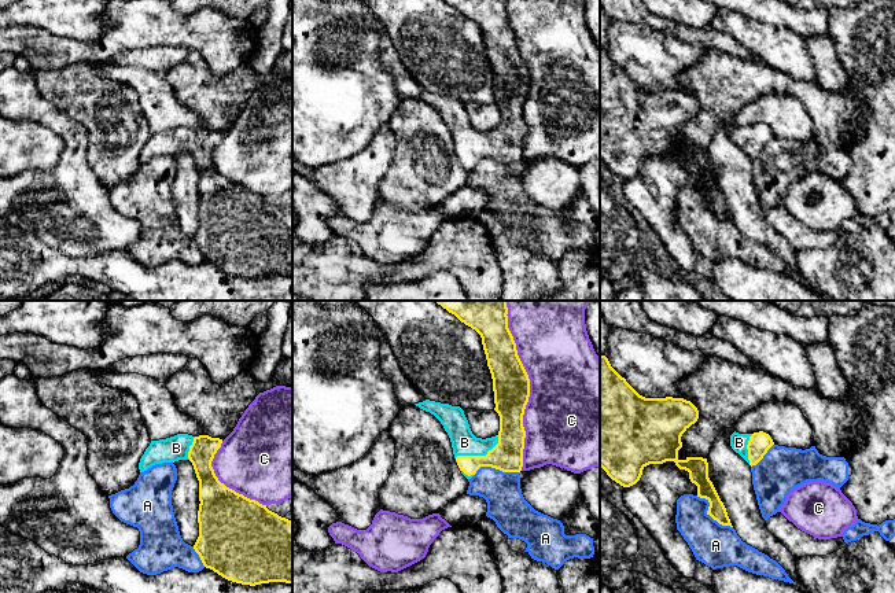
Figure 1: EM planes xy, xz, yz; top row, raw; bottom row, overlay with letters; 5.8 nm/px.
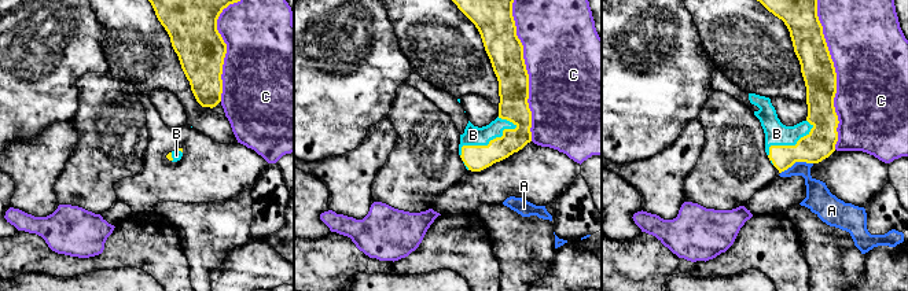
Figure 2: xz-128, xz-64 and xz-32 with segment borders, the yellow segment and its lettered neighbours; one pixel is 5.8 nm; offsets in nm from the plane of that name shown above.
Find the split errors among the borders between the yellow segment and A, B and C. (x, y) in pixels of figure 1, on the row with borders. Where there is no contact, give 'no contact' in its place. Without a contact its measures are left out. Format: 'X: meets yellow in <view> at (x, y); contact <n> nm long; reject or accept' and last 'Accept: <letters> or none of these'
A: meets yellow in yz at (708, 514); contact 280 nm long; reject
B: meets yellow in xz at (478, 456); contact 300 nm long; accept
C: meets yellow in xz at (529, 386); contact 1000 nm long; reject
Accept: B

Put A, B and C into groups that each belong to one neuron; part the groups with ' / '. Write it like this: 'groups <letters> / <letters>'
groups A / B / C

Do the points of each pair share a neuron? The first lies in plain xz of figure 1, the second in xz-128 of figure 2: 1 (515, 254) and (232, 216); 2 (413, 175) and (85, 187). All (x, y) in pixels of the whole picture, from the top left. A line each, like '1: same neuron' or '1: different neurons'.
1: same neuron
2: same neuron

